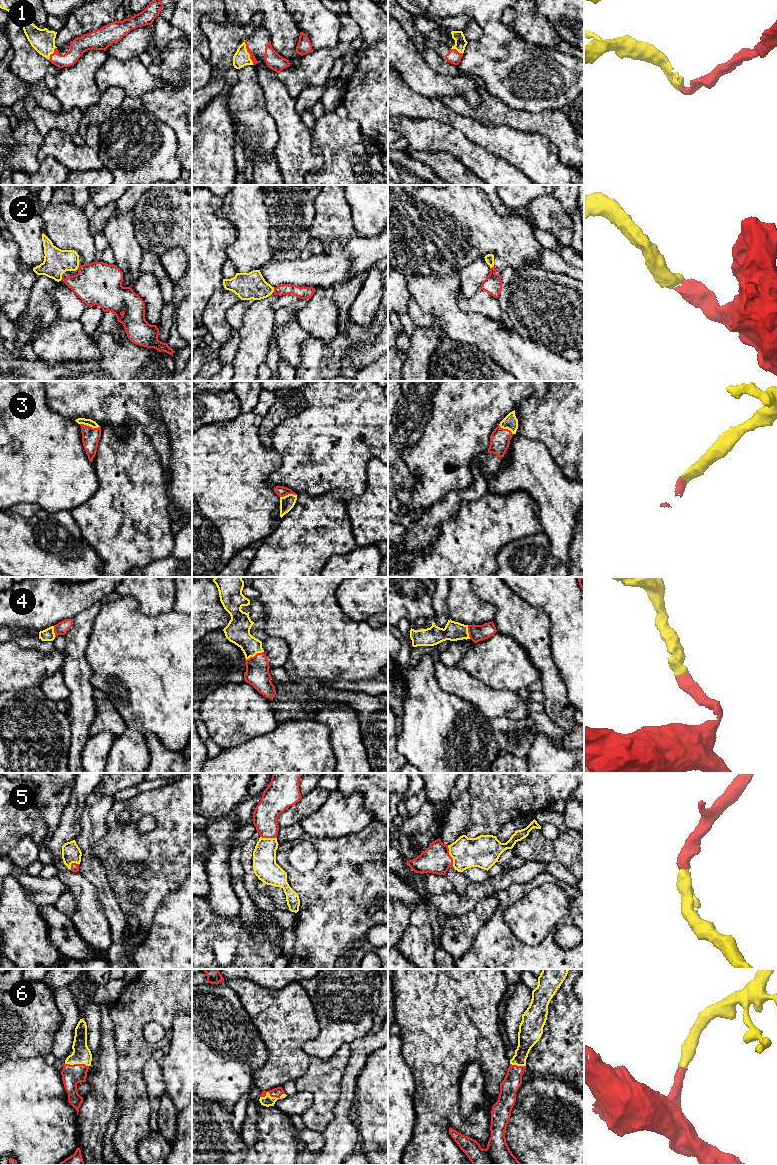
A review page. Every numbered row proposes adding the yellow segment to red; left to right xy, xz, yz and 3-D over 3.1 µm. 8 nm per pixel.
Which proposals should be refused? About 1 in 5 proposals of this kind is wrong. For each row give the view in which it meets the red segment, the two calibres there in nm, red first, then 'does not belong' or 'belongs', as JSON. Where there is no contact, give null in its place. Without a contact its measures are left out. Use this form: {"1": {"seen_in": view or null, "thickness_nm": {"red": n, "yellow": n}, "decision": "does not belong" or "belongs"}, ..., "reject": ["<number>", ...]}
{"1": {"seen_in": "xz", "thickness_nm": {"red": 50, "yellow": 140}, "decision": "belongs"}, "2": {"seen_in": "xz", "thickness_nm": {"red": 100, "yellow": 220}, "decision": "belongs"}, "3": {"seen_in": "xy", "thickness_nm": {"red": 140, "yellow": 60}, "decision": "belongs"}, "4": {"seen_in": "xz", "thickness_nm": {"red": 190, "yellow": 200}, "decision": "belongs"}, "5": {"seen_in": "yz", "thickness_nm": {"red": 220, "yellow": 240}, "decision": "belongs"}, "6": {"seen_in": "xz", "thickness_nm": {"red": 80, "yellow": 90}, "decision": "belongs"}, "reject": []}

